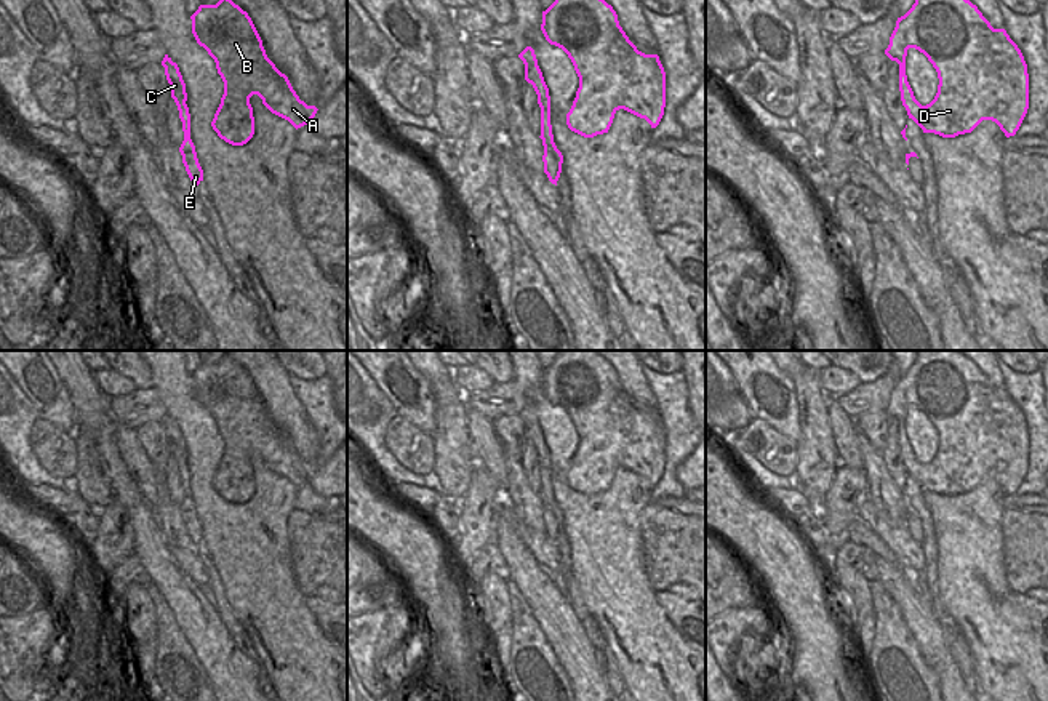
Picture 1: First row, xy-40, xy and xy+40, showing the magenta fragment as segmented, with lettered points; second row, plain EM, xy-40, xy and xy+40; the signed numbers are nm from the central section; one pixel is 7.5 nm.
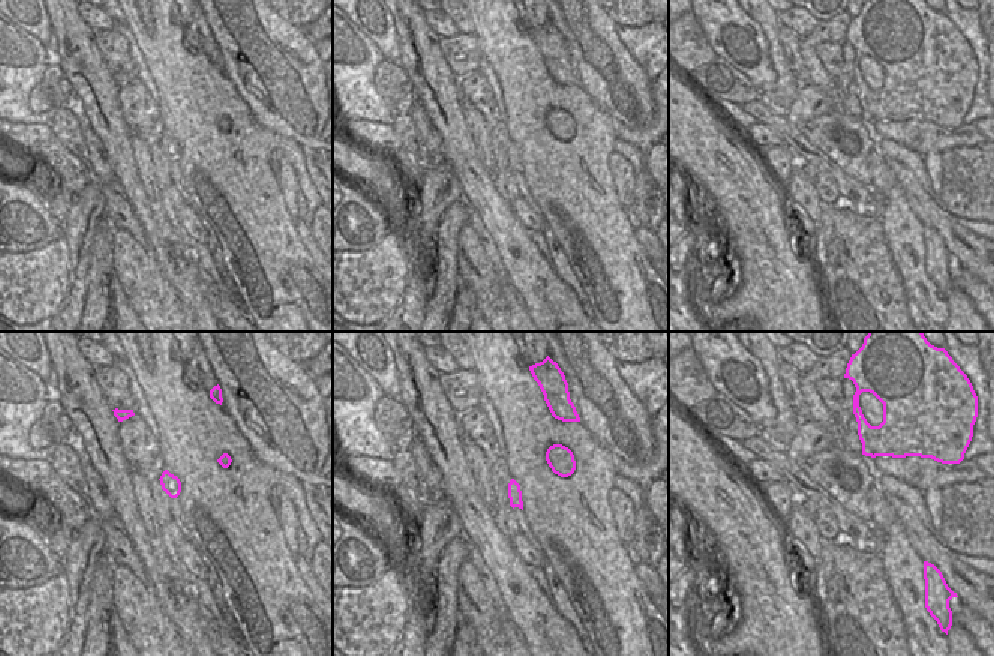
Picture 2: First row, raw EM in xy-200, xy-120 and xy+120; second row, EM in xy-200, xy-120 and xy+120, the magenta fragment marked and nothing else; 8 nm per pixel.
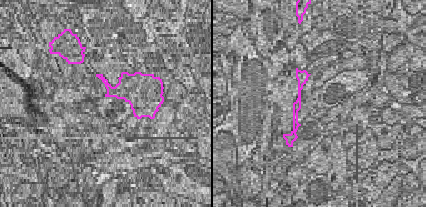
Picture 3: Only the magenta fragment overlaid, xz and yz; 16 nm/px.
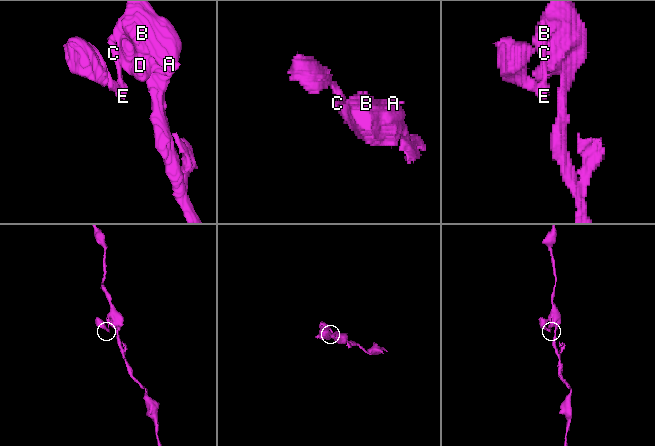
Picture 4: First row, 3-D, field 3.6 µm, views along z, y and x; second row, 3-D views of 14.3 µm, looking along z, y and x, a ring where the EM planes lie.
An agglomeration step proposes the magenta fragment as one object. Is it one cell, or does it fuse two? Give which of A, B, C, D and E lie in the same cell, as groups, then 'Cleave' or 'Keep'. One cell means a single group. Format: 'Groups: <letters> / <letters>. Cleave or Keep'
Groups: A B C D E. Keep

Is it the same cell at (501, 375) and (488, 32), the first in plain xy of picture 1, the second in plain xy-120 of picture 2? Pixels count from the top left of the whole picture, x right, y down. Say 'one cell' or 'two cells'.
two cells

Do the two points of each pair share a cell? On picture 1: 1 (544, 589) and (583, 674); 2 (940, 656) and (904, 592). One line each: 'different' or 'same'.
1: same
2: same

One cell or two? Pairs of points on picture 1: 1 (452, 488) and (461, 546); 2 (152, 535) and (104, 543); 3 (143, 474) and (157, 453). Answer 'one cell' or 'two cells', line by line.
1: two cells
2: two cells
3: two cells

